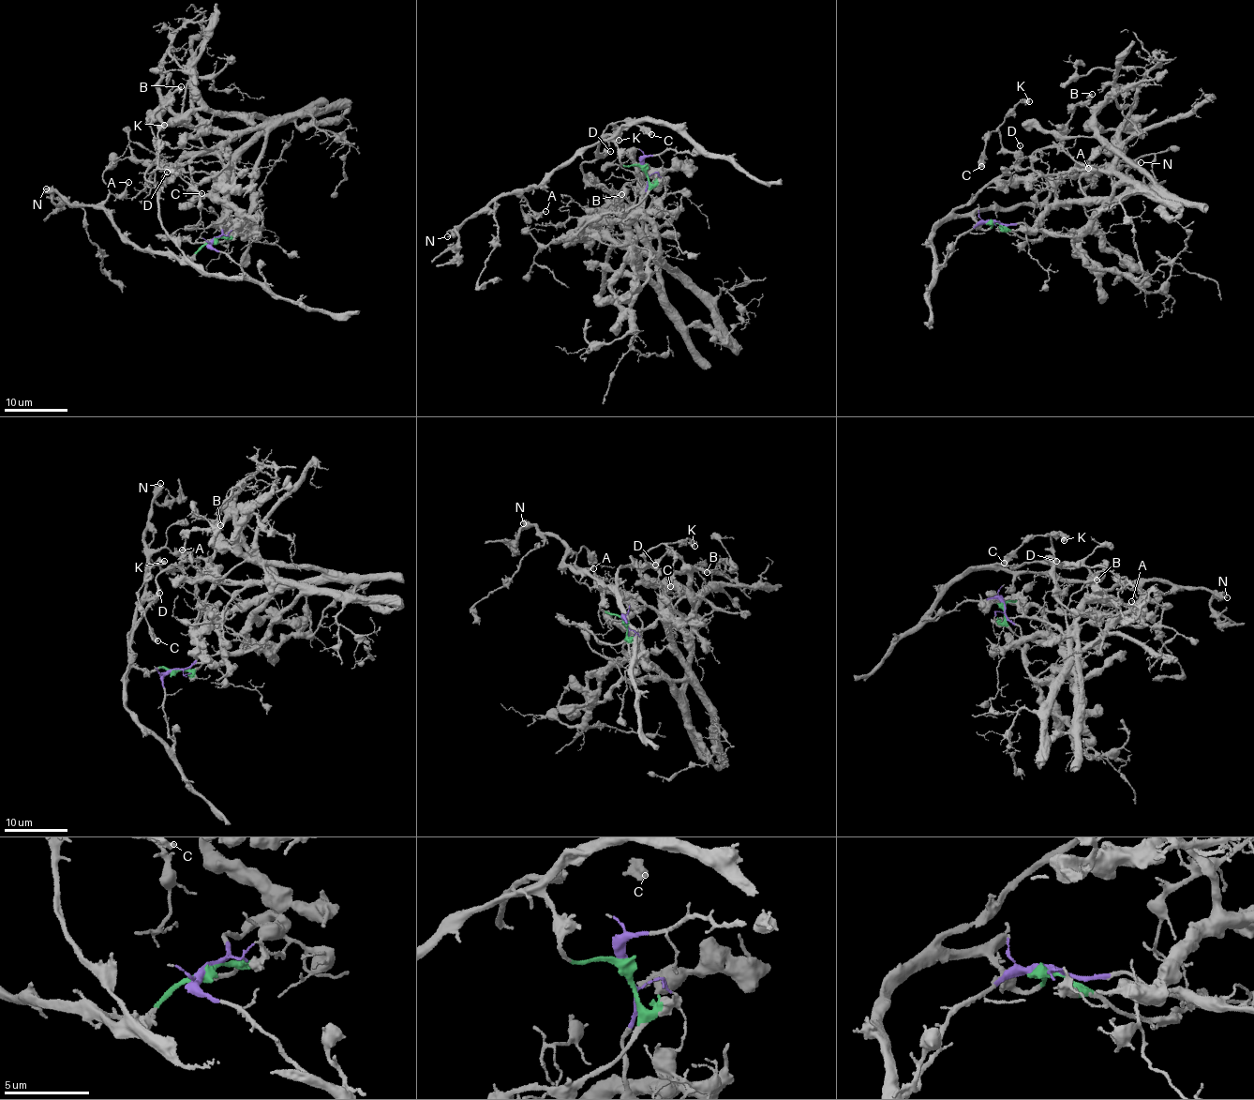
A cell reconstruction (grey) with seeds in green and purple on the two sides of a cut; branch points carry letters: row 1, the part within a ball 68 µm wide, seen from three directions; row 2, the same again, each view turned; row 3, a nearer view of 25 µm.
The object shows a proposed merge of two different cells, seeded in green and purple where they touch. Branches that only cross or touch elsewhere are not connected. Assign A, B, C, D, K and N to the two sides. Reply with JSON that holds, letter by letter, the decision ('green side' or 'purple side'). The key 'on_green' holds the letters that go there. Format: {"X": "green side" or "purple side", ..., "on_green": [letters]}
{"A": "green side", "B": "green side", "C": "green side", "D": "green side", "K": "green side", "N": "green side", "on_green": ["A", "B", "C", "D", "K", "N"]}

